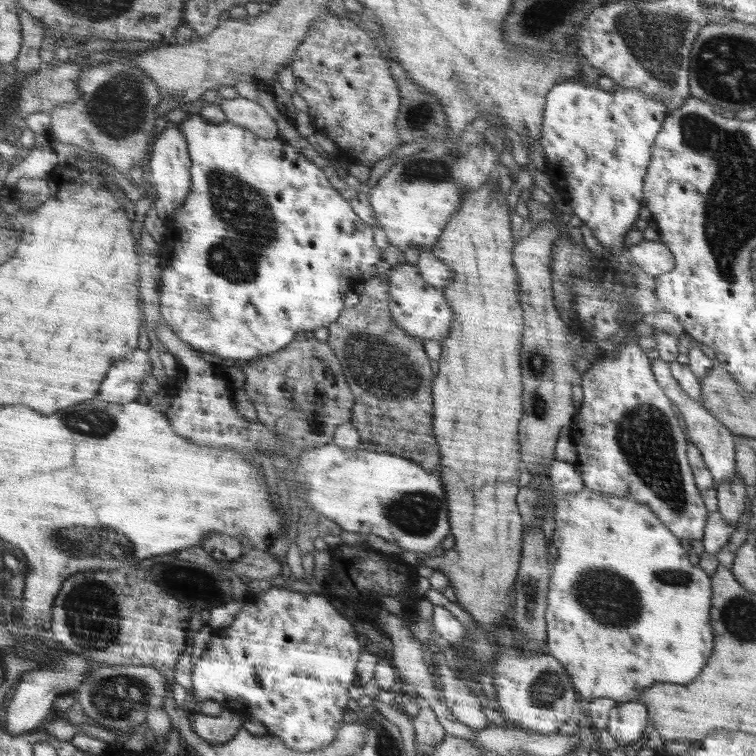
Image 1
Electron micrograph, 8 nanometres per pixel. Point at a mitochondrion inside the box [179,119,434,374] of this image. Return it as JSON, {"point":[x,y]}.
{"point":[248,229]}

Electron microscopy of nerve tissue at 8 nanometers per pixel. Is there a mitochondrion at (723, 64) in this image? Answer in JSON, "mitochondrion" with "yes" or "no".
{"mitochondrion":"yes"}

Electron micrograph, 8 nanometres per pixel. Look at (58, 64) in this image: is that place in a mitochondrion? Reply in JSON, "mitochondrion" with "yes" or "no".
{"mitochondrion":"no"}

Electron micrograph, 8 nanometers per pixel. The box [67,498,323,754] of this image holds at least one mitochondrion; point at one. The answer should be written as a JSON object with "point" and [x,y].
{"point":[112,696]}

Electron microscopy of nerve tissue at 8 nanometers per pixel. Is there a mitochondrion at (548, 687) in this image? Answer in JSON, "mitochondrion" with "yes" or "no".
{"mitochondrion":"yes"}

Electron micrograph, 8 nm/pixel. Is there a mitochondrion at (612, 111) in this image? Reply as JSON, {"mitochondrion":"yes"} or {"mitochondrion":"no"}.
{"mitochondrion":"no"}

